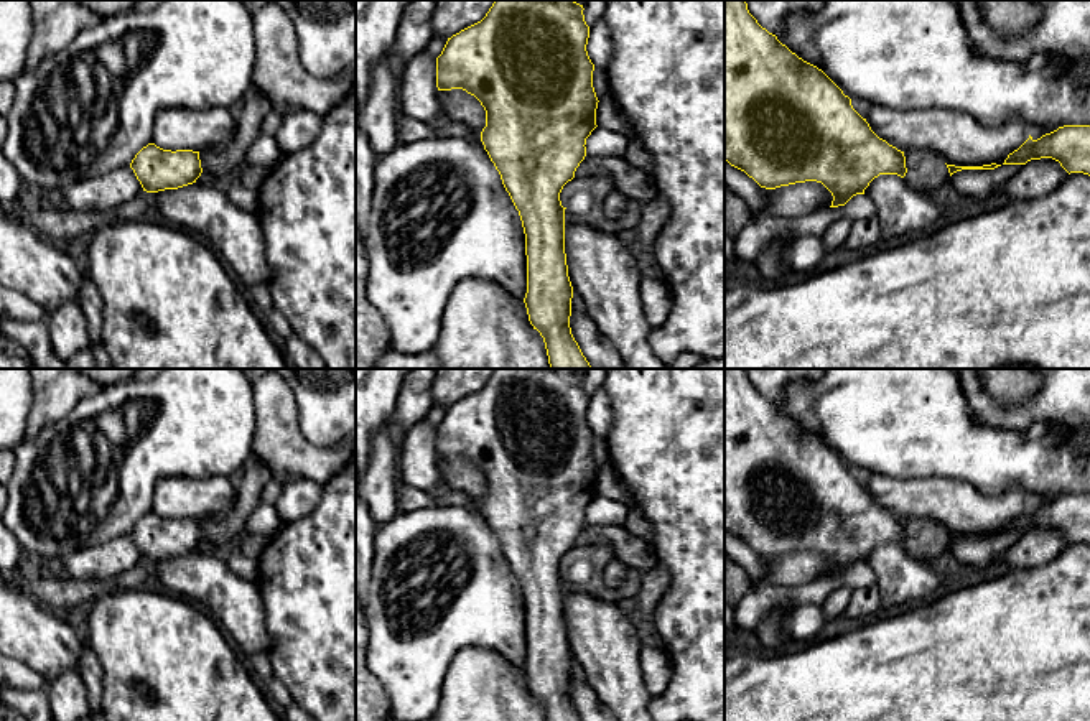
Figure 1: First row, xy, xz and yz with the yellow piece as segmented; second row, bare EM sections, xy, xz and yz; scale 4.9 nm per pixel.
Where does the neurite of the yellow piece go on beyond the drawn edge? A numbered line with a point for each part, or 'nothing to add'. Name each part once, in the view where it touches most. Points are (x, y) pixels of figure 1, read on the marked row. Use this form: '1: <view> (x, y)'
nothing to add

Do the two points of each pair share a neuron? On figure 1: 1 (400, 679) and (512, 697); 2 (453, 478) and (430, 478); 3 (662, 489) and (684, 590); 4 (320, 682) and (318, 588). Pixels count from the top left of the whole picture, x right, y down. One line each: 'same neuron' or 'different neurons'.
1: different neurons
2: different neurons
3: same neuron
4: same neuron

